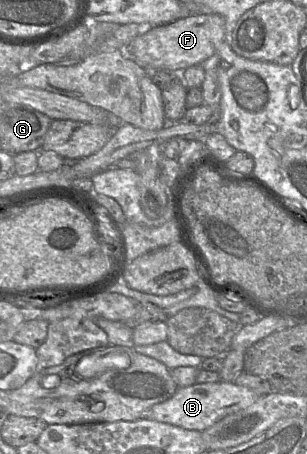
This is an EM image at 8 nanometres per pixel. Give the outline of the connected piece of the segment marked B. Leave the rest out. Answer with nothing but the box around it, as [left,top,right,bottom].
[143,382,259,432]

